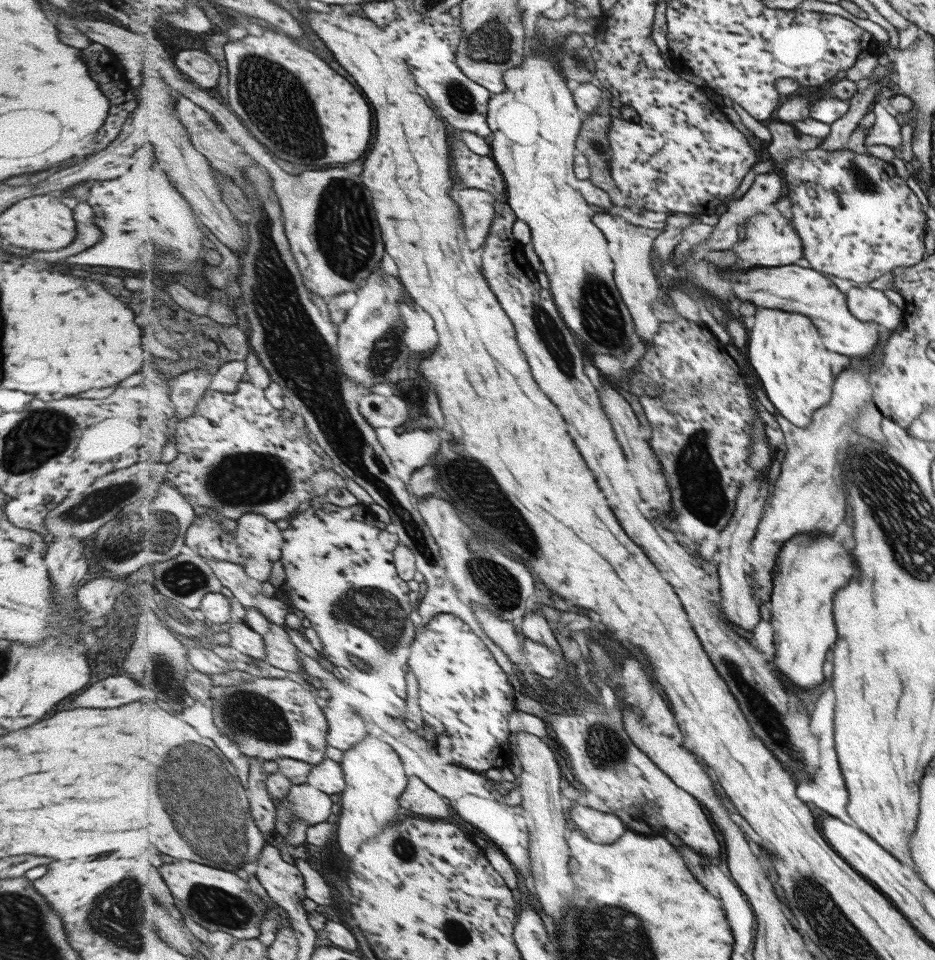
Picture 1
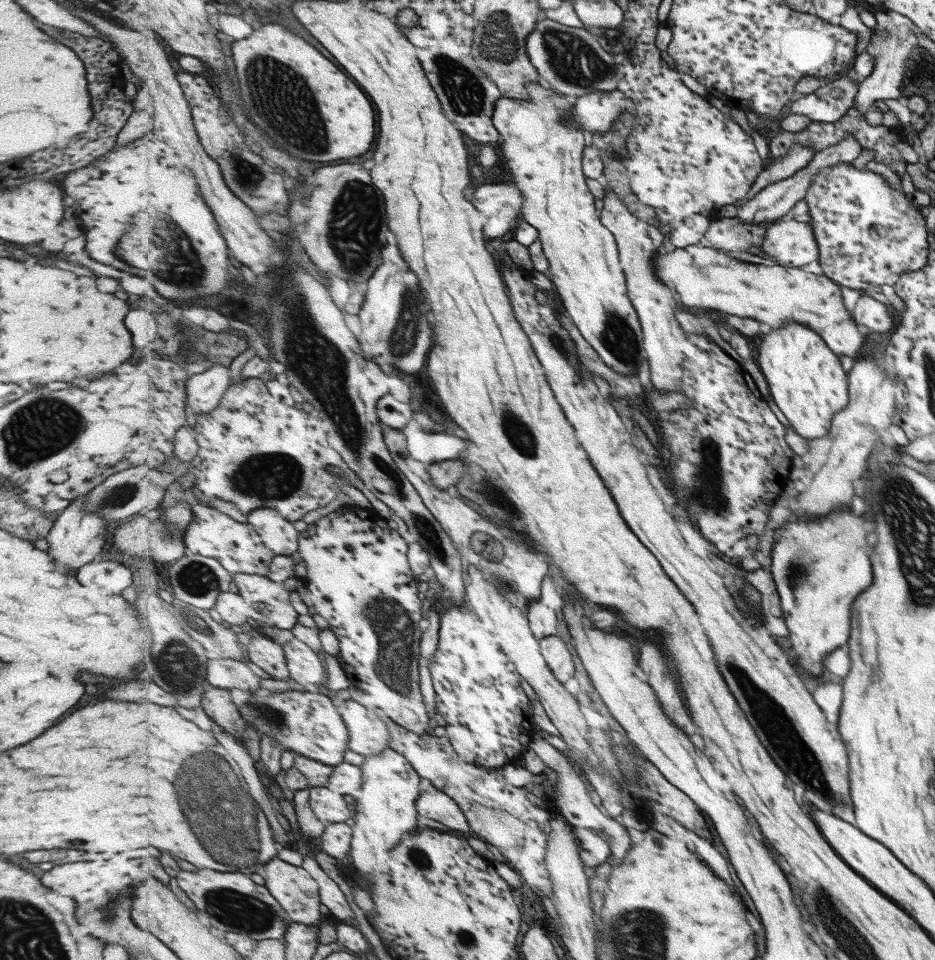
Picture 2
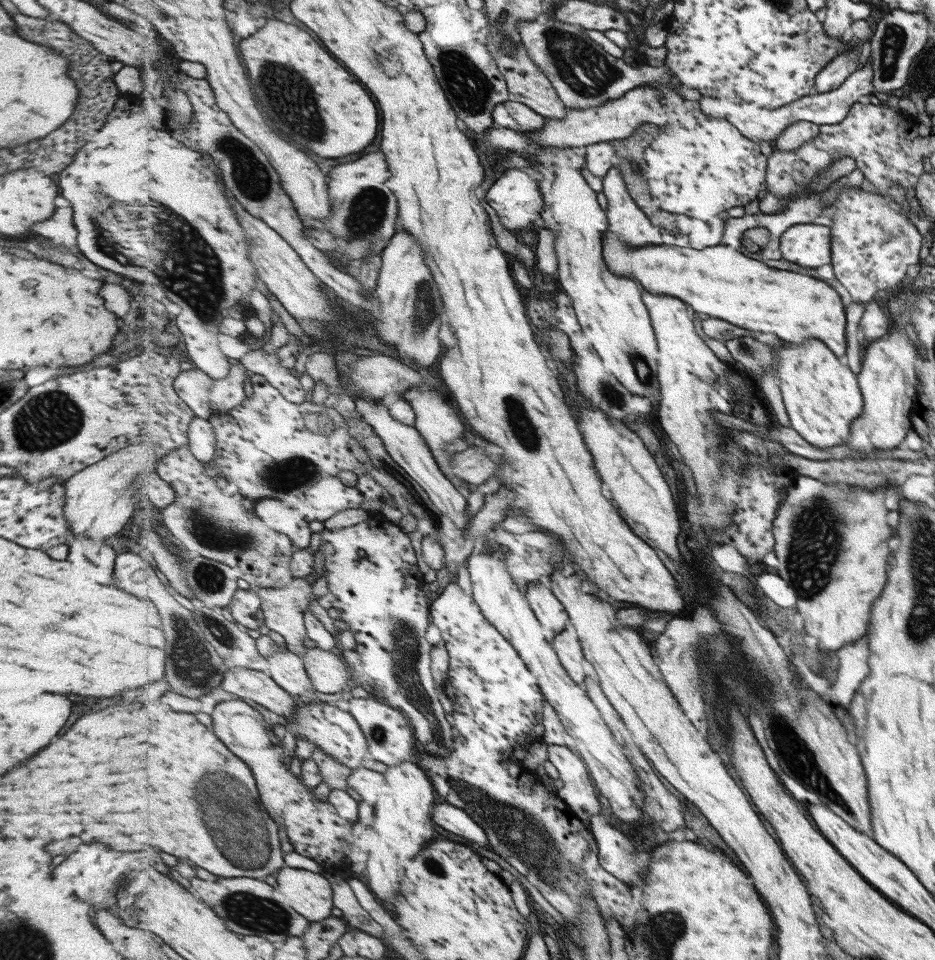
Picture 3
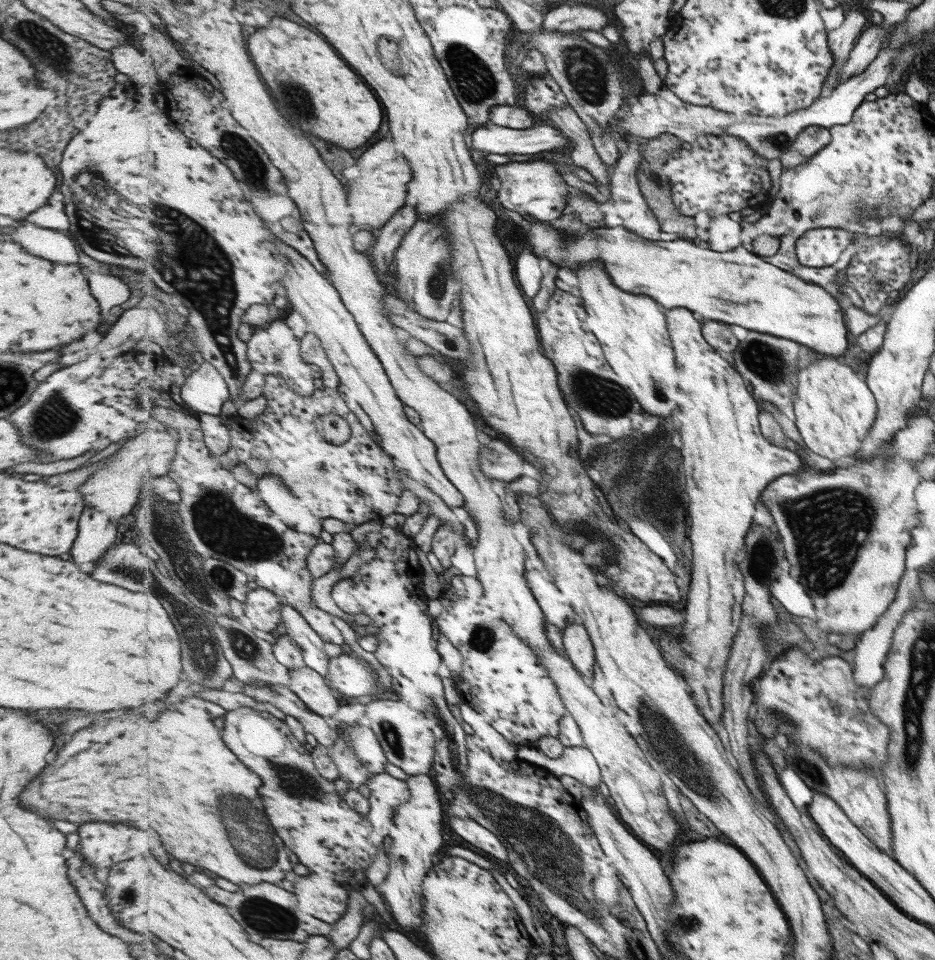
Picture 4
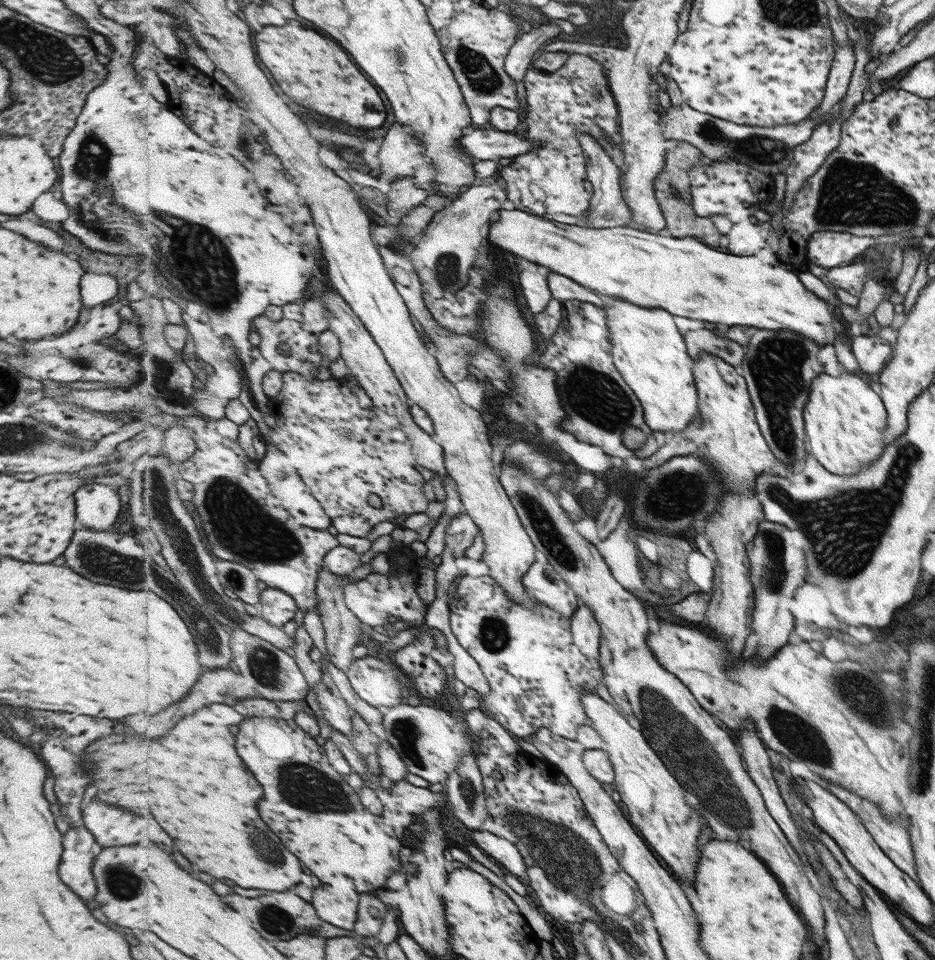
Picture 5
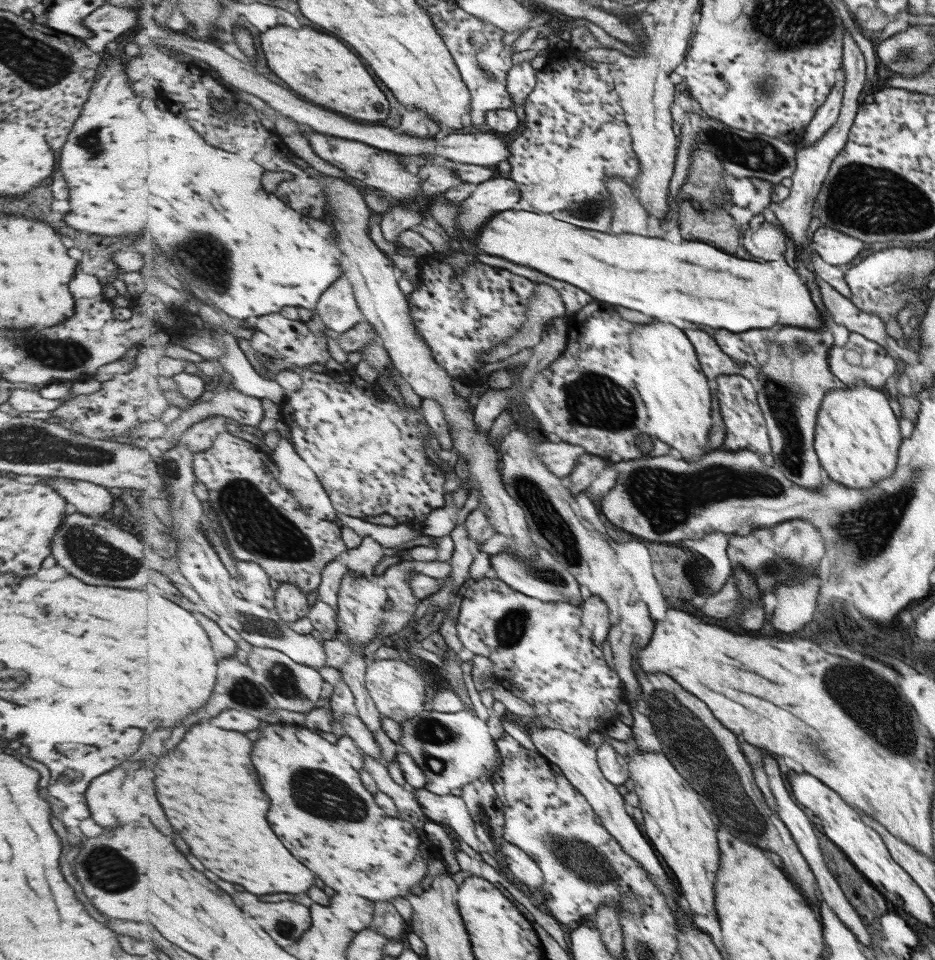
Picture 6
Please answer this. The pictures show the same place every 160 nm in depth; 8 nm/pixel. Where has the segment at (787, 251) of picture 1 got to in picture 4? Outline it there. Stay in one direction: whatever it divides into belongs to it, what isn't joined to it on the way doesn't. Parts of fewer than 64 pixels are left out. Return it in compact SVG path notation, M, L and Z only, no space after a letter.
M839 228L809 229L796 242L800 263L811 268L832 266L843 251L848 251L855 233Z

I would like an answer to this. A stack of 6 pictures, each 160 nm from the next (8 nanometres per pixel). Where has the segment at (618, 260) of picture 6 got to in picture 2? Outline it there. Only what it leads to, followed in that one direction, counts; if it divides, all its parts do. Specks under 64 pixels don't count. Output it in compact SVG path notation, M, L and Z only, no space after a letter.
M691 245L685 248L677 248L670 253L666 253L661 251L654 258L654 266L656 266L656 271L659 273L659 279L663 280L665 284L671 284L673 288L678 291L680 298L683 299L683 302L686 306L693 308L701 308L701 310L721 310L721 312L725 312L727 310L727 314L733 314L733 316L741 316L741 318L753 318L753 320L759 320L759 322L765 322L765 324L769 324L769 326L773 326L773 328L783 328L785 324L789 324L789 322L797 322L797 324L806 324L807 328L815 328L815 332L819 332L819 336L823 336L822 340L827 340L827 346L831 349L831 352L839 353L845 357L854 357L855 352L859 352L859 348L861 348L861 344L863 344L863 335L867 334L867 330L864 329L864 334L859 332L859 328L855 326L856 321L851 320L849 318L849 312L843 308L843 304L841 304L841 296L839 296L839 286L837 284L833 284L830 278L825 278L823 275L815 275L811 273L807 273L806 270L802 268L795 267L784 267L783 265L773 265L773 266L765 266L765 264L754 264L749 262L739 262L739 260L735 260L735 258L731 258L731 256L727 256L727 254L719 252L718 248L711 248L707 245L703 246L699 245Z

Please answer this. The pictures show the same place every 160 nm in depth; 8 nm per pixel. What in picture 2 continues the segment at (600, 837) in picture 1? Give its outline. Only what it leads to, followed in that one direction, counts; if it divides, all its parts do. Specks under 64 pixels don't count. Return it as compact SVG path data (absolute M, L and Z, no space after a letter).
M534 735L531 738L530 748L535 755L542 761L542 763L549 769L555 772L555 788L553 788L554 798L556 798L559 811L566 818L569 824L573 827L586 828L596 830L602 836L609 836L607 850L611 852L611 855L606 859L601 866L596 866L597 872L593 878L589 878L589 886L591 886L591 903L593 904L593 910L595 910L595 916L603 914L603 908L605 908L605 896L603 896L603 888L606 887L607 879L612 875L614 865L621 864L623 858L627 856L627 852L631 850L631 838L629 838L629 832L627 827L619 822L616 822L613 817L607 817L591 800L589 796L589 790L585 780L581 778L581 774L577 772L575 768L575 762L569 758L569 754L561 752L553 744L549 744L547 740L543 739L539 735Z

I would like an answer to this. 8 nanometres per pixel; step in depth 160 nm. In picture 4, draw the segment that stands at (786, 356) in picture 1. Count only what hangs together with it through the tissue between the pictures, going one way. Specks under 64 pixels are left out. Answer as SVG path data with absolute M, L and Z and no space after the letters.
M826 355L817 359L799 371L798 392L793 402L795 424L810 452L837 465L847 464L860 450L861 440L868 436L875 421L875 399L849 366Z

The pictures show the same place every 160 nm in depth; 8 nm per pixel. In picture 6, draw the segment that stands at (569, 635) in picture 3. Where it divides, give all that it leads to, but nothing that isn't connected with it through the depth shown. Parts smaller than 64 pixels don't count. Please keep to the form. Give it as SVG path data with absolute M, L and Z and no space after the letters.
M590 596L585 601L583 626L591 631L595 646L607 641L612 624L609 605L600 596Z

